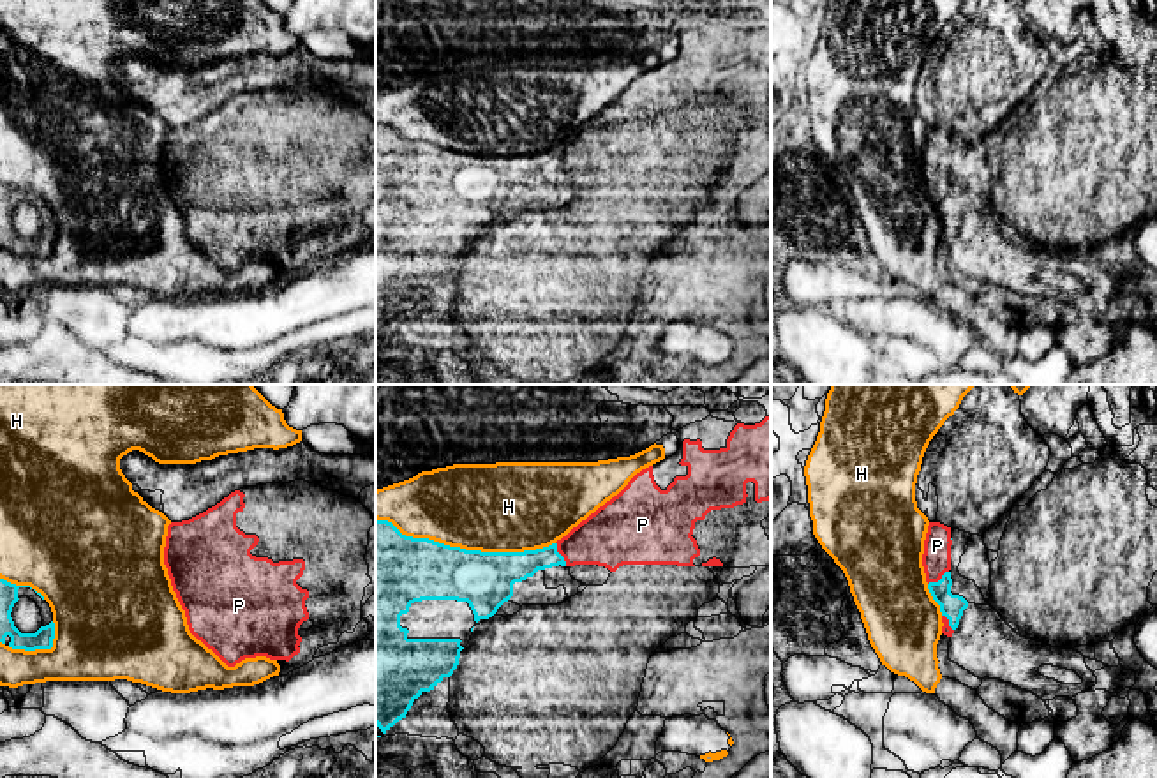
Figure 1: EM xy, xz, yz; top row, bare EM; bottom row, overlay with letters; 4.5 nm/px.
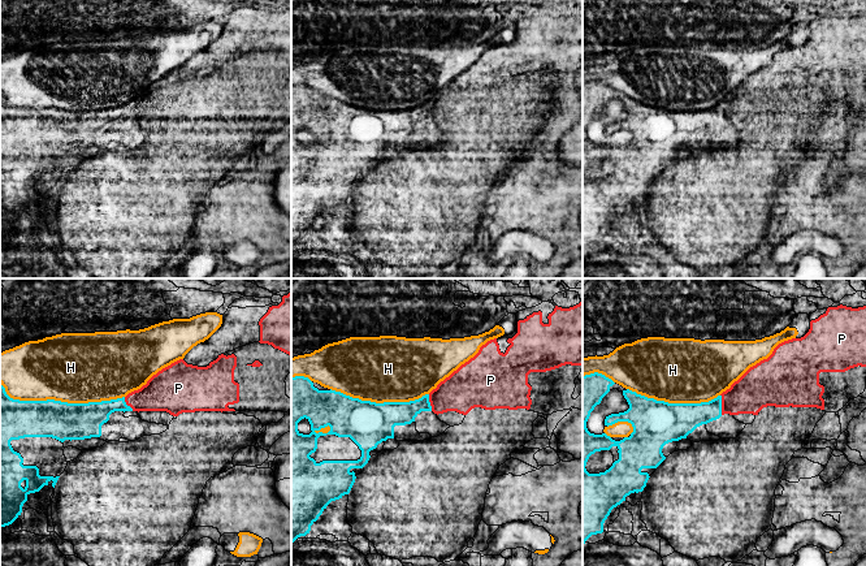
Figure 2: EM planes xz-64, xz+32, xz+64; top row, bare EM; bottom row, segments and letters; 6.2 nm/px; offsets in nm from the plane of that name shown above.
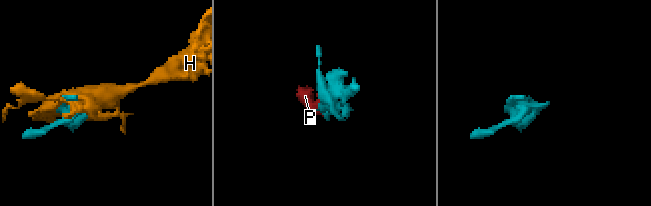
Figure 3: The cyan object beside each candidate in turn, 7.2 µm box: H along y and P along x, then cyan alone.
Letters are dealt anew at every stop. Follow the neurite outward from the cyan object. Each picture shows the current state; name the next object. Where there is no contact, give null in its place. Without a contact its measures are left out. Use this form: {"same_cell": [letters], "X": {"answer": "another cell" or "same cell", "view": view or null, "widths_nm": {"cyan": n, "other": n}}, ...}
{"same_cell": ["P"], "H": {"answer": "another cell", "view": "xz", "widths_nm": {"cyan": 280, "other": 400}}, "P": {"answer": "same cell", "view": "xz", "widths_nm": {"cyan": 150, "other": 280}}}

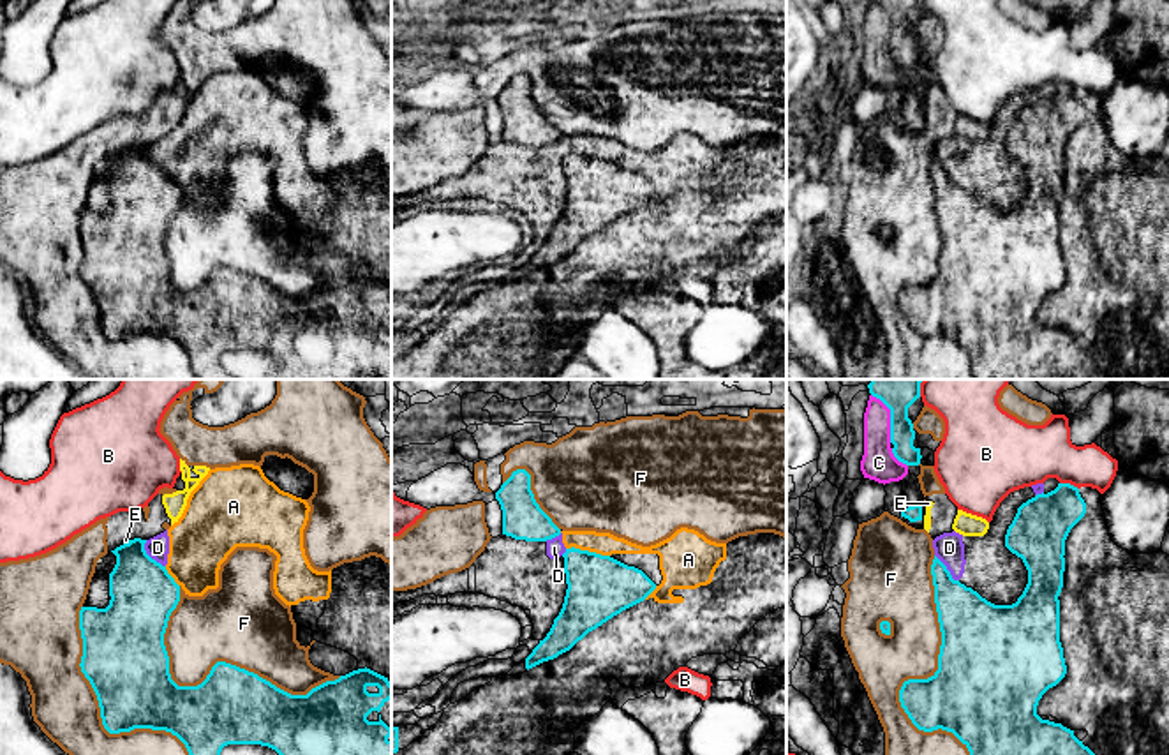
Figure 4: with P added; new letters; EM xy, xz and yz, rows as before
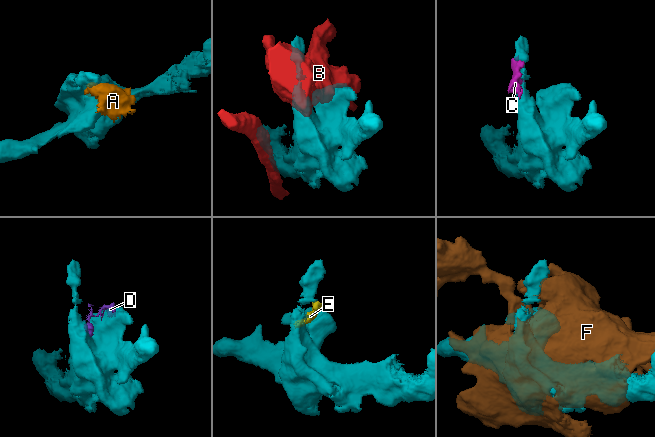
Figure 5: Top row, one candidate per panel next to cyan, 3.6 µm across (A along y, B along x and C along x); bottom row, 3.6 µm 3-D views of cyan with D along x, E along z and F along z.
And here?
{"same_cell": [], "A": {"answer": "another cell", "view": "xz", "widths_nm": {"cyan": 280, "other": 110}}, "B": {"answer": "another cell", "view": "yz", "widths_nm": {"cyan": 260, "other": 280}}, "C": {"answer": "another cell", "view": "yz", "widths_nm": {"cyan": 220, "other": 160}}, "D": {"answer": "another cell", "view": "xy", "widths_nm": {"cyan": 300, "other": 110}}, "E": {"answer": "another cell", "view": "xy", "widths_nm": {"cyan": 300, "other": 20}}, "F": {"answer": "another cell", "view": "xy", "widths_nm": {"cyan": 360, "other": 360}}}

